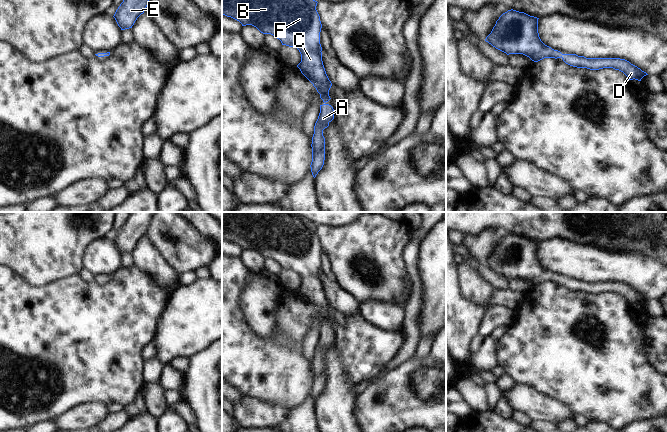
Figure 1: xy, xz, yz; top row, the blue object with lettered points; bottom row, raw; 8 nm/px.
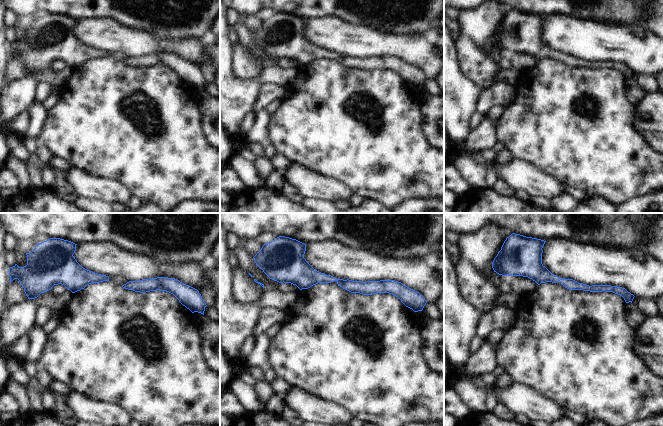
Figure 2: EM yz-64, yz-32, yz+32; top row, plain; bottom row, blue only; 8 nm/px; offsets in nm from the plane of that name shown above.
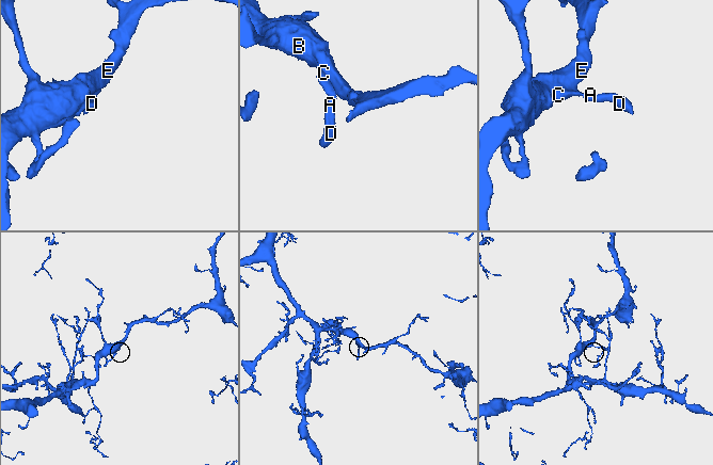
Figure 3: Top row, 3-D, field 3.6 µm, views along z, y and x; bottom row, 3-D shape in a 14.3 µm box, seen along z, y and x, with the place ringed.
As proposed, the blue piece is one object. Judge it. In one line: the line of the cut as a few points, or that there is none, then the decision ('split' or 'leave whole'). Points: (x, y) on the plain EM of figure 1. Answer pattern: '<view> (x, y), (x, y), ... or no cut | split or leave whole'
no cut | leave whole

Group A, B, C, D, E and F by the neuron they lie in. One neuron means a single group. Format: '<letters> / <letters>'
A B C D E F

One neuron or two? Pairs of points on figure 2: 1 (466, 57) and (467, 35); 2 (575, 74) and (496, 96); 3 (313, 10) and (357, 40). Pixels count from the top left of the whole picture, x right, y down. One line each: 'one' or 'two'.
1: one
2: two
3: two

